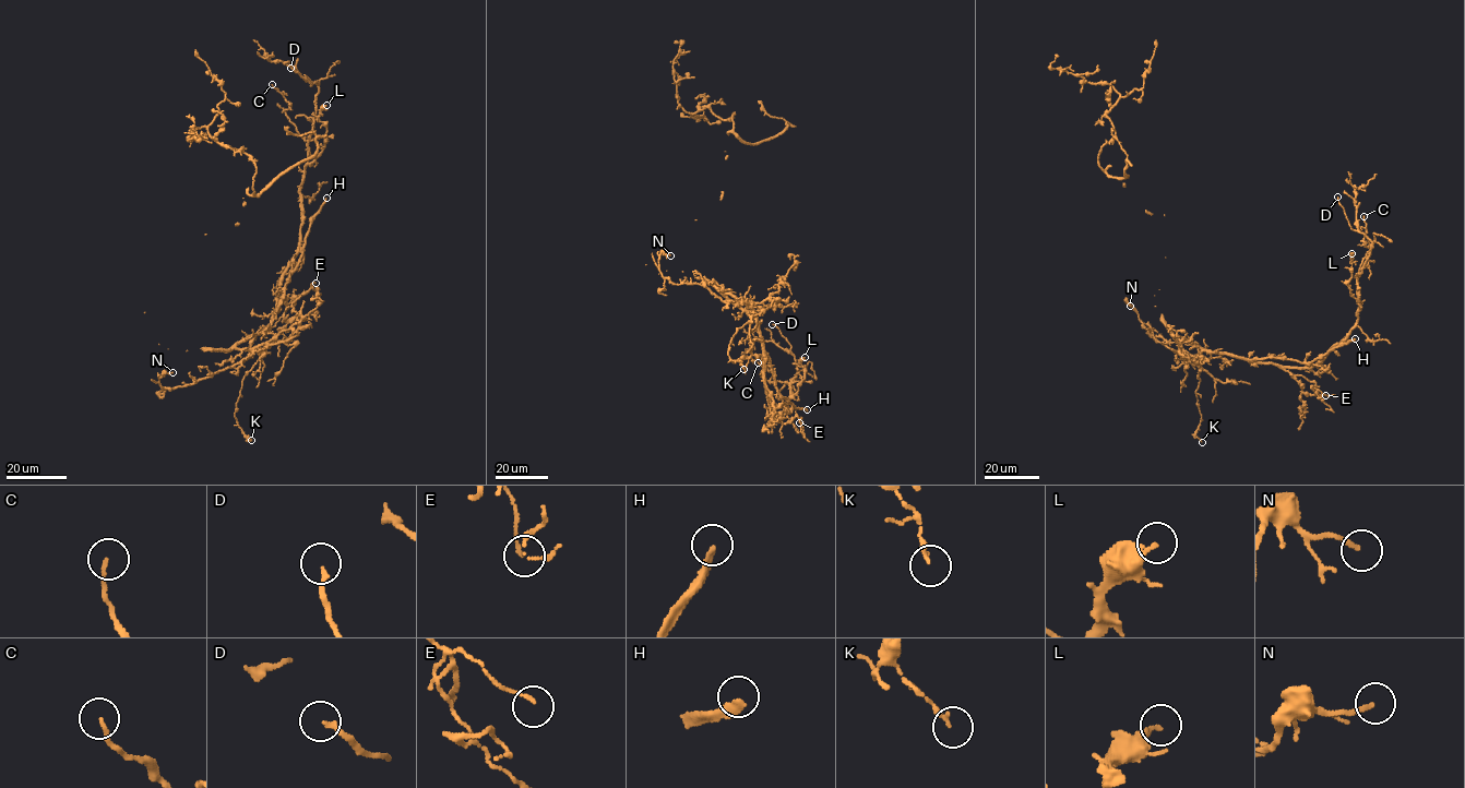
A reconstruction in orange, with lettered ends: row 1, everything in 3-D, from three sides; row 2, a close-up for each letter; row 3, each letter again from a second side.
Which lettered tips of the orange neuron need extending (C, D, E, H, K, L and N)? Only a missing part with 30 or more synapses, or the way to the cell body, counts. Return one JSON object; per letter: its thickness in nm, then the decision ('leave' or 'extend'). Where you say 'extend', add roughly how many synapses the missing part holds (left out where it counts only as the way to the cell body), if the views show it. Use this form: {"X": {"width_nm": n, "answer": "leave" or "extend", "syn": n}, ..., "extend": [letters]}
{"C": {"width_nm": 130, "answer": "leave"}, "D": {"width_nm": 150, "answer": "leave"}, "E": {"width_nm": 110, "answer": "leave"}, "H": {"width_nm": 280, "answer": "extend", "syn": 110}, "K": {"width_nm": 170, "answer": "leave"}, "L": {"width_nm": 220, "answer": "leave"}, "N": {"width_nm": 140, "answer": "leave"}, "extend": ["H"]}

